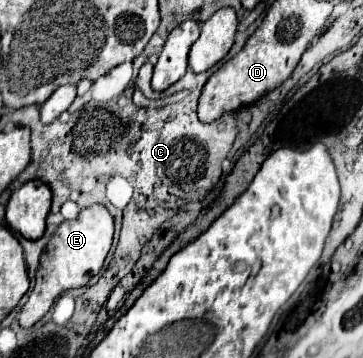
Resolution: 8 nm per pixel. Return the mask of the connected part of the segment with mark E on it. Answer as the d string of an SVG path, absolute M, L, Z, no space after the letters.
M94 204L88 208L82 208L78 218L64 220L56 232L52 234L50 242L46 244L40 266L36 272L36 284L34 290L28 296L28 302L22 306L18 314L18 322L22 328L32 328L56 302L56 298L70 290L80 288L90 282L92 276L96 276L104 264L104 258L112 246L112 234L114 234L114 220L110 212L102 204Z

